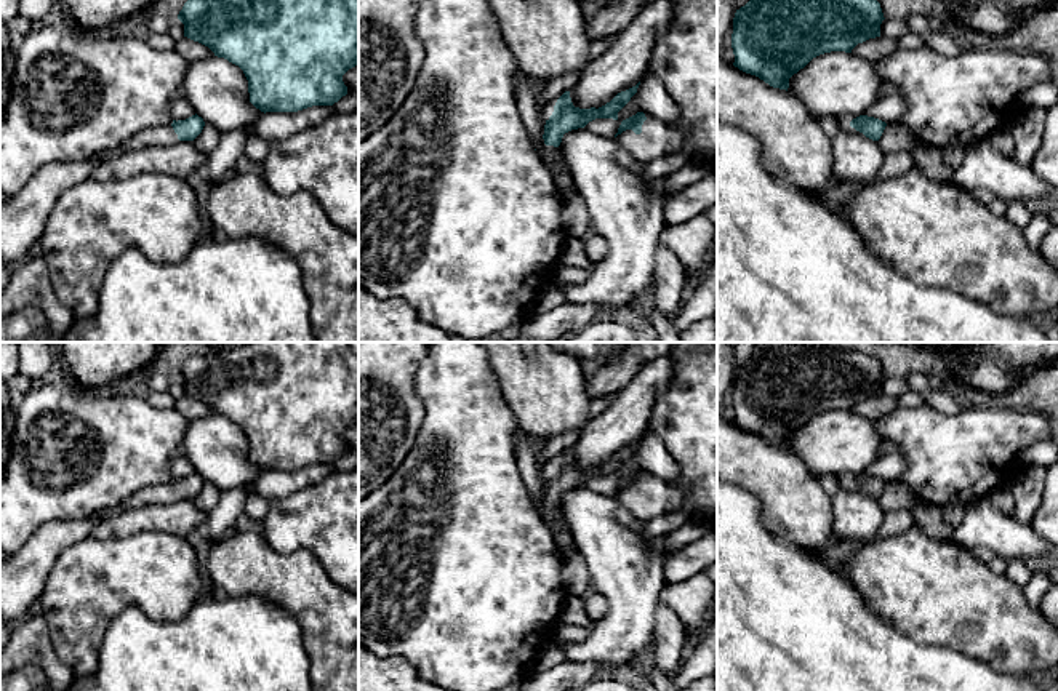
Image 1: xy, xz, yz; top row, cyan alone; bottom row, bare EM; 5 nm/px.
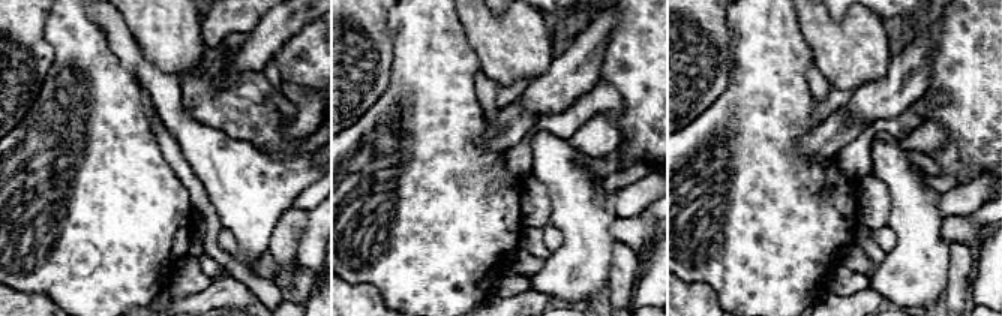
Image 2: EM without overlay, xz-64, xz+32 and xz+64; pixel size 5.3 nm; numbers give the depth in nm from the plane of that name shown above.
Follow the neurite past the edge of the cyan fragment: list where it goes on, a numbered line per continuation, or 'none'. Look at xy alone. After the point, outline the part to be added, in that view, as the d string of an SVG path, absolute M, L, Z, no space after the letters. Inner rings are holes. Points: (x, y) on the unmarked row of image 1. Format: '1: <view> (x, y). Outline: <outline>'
1: xy (162, 493). Outline: M171 483L157 485L154 488L146 488L142 491L130 496L128 499L122 501L118 505L107 507L107 509L91 515L91 518L94 518L96 521L101 521L104 518L117 517L122 512L126 512L126 510L131 510L136 507L142 507L147 504L171 504L174 501L179 501L179 497Z

